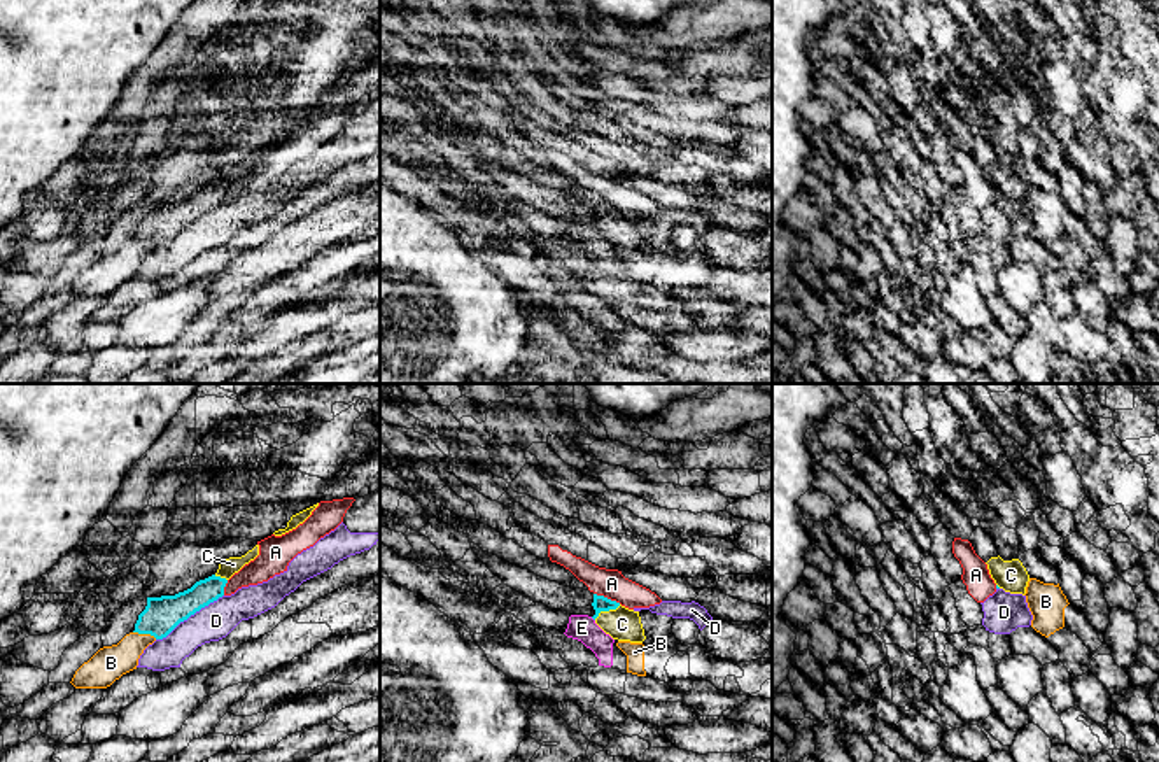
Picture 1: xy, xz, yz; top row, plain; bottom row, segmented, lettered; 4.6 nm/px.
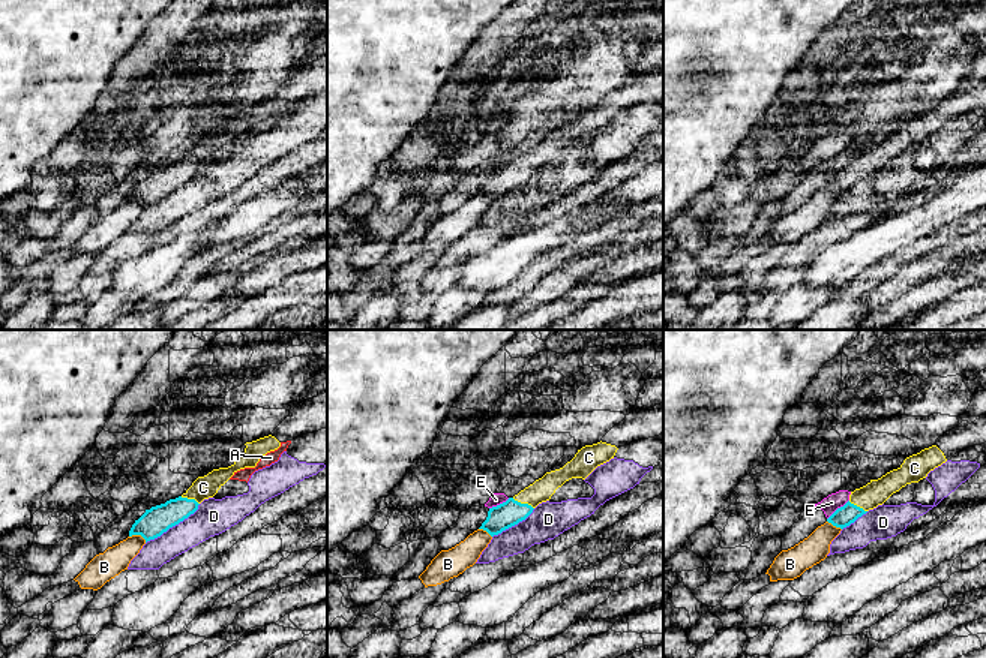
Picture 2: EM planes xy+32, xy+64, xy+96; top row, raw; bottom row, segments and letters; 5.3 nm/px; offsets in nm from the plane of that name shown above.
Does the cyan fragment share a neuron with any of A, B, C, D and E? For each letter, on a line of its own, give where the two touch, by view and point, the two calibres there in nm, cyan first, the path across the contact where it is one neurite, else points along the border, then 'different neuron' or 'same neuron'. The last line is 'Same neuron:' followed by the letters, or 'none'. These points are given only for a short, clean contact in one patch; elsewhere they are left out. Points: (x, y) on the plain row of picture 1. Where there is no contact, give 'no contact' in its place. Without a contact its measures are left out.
A: contact xz (606, 205); calibres 70 and 140 nm; border xz (594, 200), (620, 211); different neuron
B: contact xy (146, 240); calibres 170 and 160 nm; different neuron
C: contact xz (606, 218); calibres 70 and 150 nm; way xz (601, 211), (606, 218), (622, 232); same neuron
D: contact xy (189, 223); calibres 170 and 160 nm; different neuron
E: no contact; different neuron
Same neuron: C

